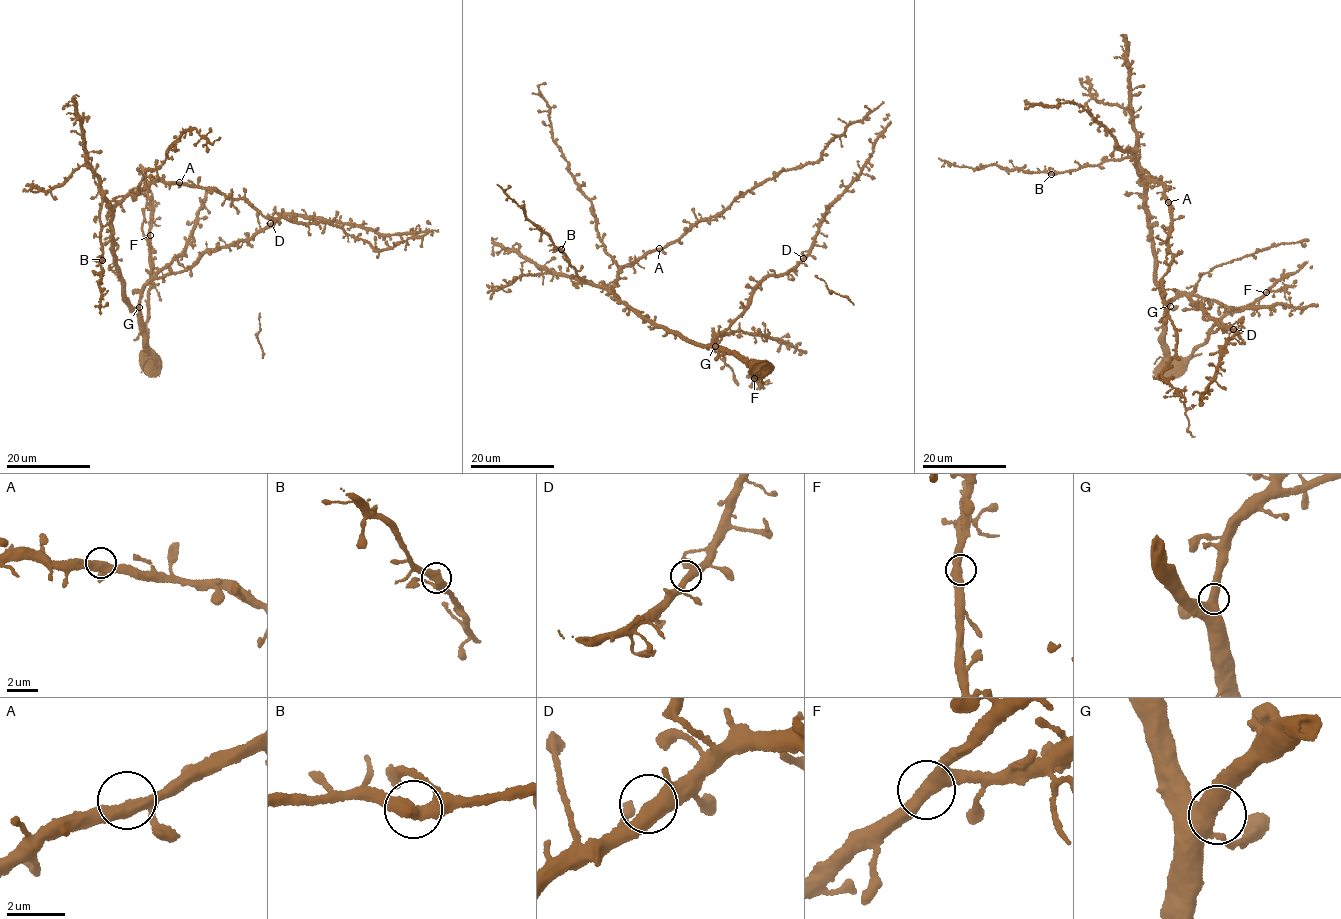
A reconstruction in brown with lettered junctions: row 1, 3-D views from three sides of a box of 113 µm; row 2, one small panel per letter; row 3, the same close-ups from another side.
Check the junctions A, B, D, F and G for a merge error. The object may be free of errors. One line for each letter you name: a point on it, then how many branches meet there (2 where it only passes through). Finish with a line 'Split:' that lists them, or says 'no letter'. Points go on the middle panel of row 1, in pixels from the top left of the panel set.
Split: no letter

